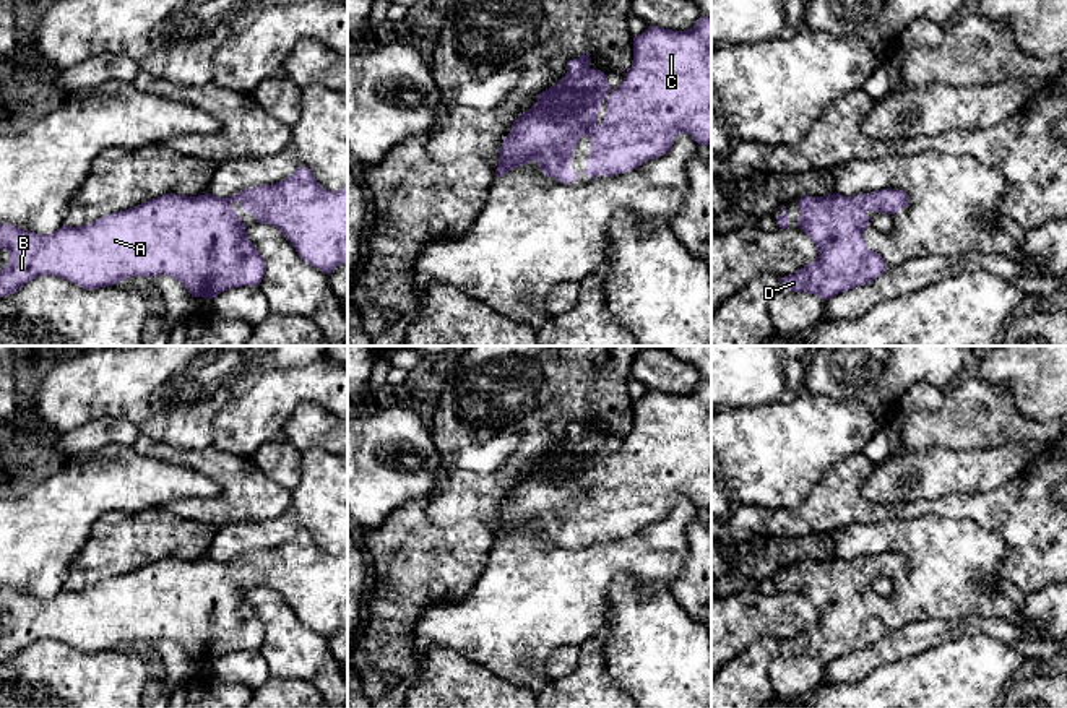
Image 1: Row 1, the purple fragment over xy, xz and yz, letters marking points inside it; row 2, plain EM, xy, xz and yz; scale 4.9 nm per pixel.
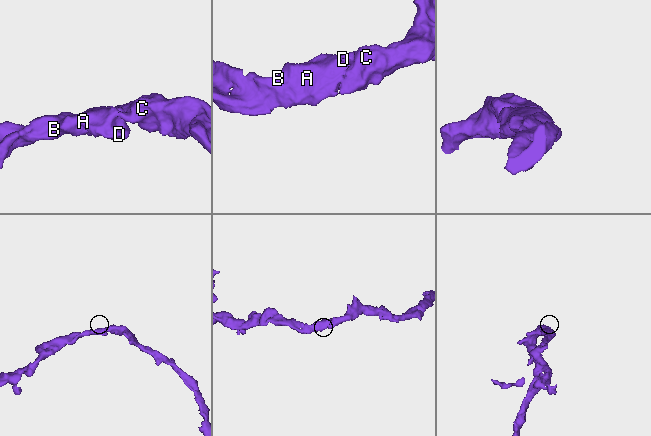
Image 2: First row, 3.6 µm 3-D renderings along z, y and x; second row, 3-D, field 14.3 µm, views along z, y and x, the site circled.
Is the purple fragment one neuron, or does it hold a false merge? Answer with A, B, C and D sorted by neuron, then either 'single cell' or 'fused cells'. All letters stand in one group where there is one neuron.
groups A B C D; single cell

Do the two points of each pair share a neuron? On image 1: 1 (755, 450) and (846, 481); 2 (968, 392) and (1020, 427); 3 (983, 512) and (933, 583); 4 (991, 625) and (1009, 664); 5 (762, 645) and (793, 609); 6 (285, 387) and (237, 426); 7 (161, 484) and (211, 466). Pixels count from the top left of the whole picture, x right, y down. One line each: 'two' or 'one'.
1: two
2: one
3: two
4: two
5: two
6: one
7: two

